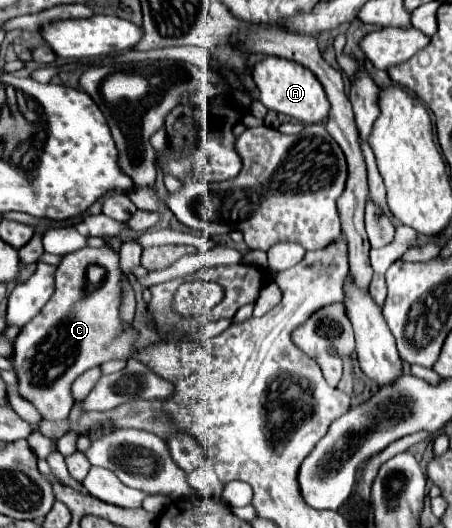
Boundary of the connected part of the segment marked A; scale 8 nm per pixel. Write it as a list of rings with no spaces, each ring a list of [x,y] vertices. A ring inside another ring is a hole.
[[[268,55],[266,59],[258,61],[252,67],[252,79],[254,79],[256,87],[258,87],[258,99],[268,109],[290,115],[290,117],[294,117],[294,119],[298,119],[302,123],[318,123],[318,121],[324,121],[328,117],[330,103],[326,99],[324,87],[320,85],[316,75],[310,69],[302,67],[300,63]]]

